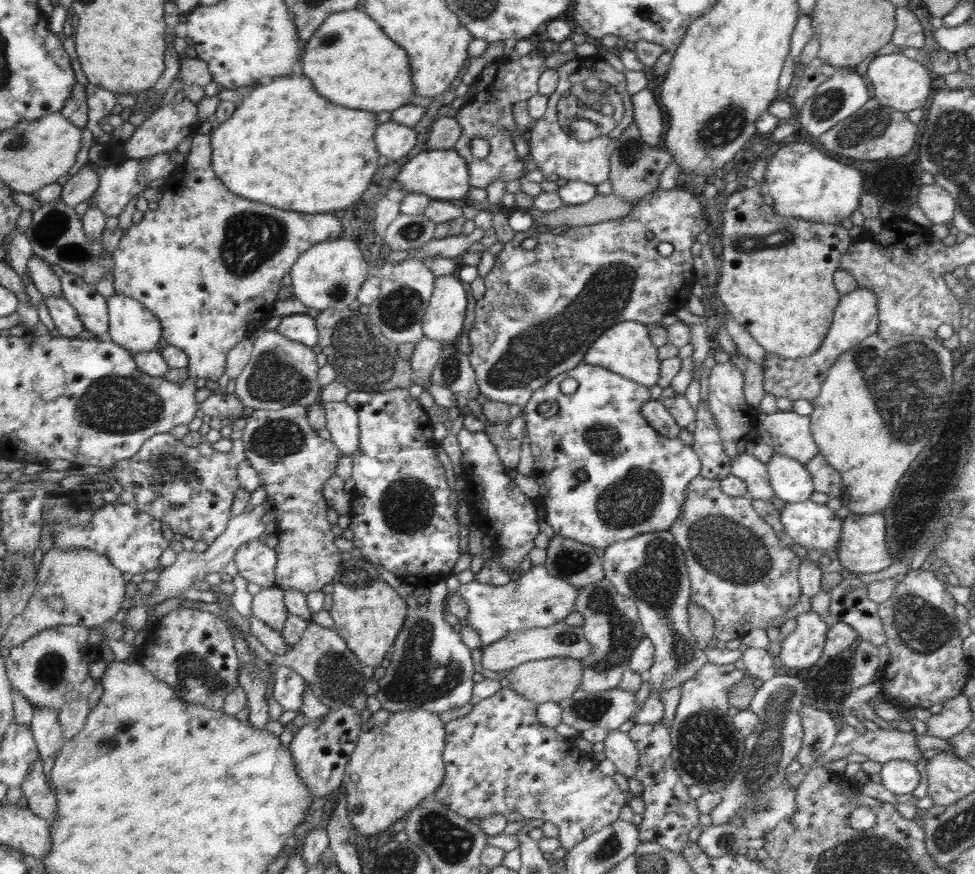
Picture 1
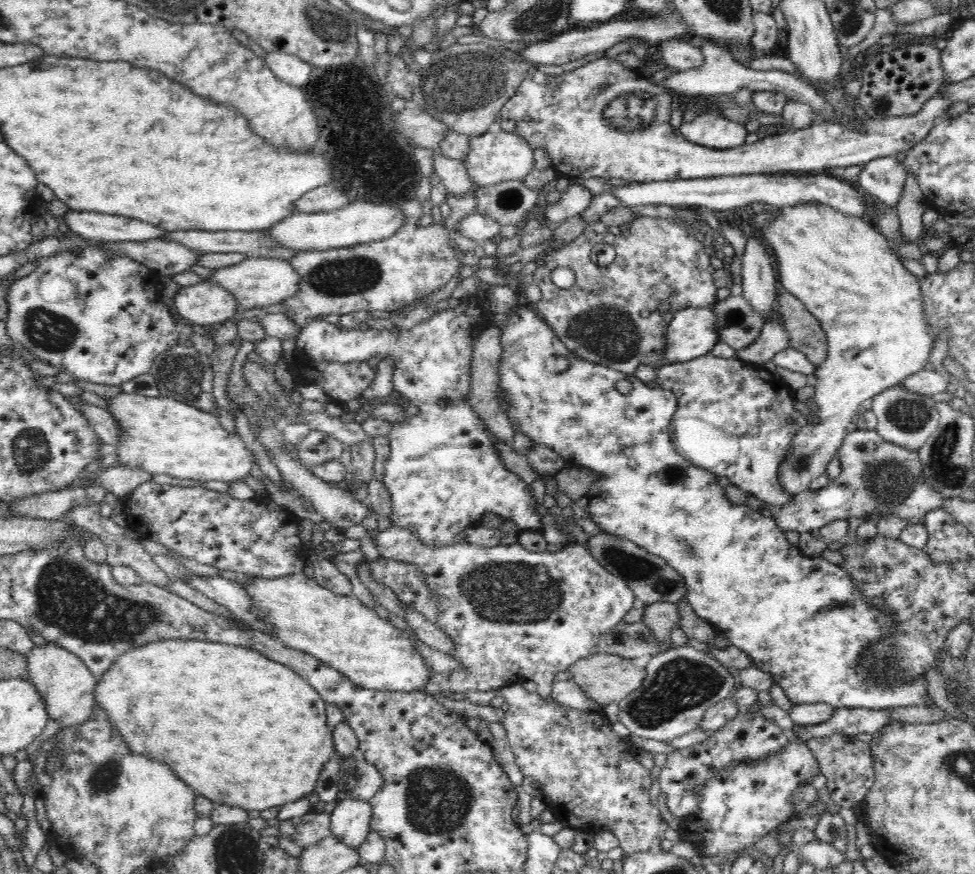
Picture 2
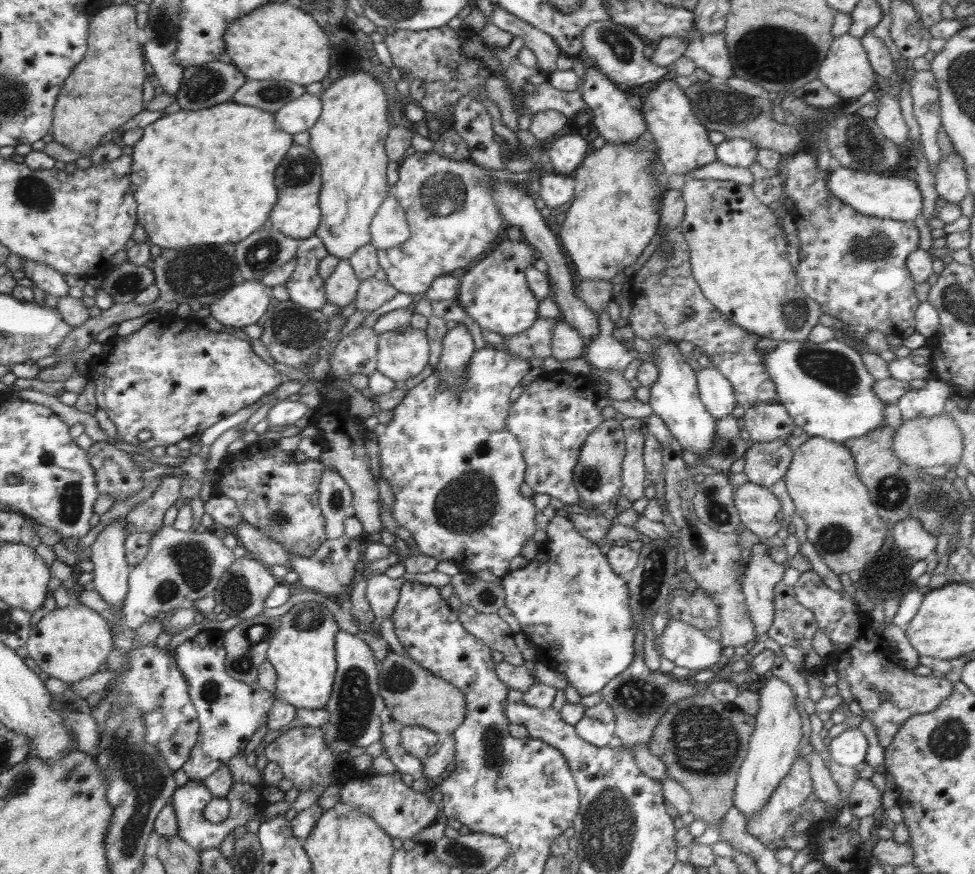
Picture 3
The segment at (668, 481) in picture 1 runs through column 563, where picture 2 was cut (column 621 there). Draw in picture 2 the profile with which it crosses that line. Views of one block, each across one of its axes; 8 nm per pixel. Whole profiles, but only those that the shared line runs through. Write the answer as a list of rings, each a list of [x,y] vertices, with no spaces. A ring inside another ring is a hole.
[[[525,301],[517,303],[507,315],[507,321],[500,327],[501,346],[503,351],[498,363],[499,388],[506,395],[505,402],[499,402],[499,405],[508,413],[509,420],[512,422],[514,431],[520,424],[520,429],[528,436],[532,444],[544,444],[552,447],[554,452],[560,453],[562,458],[566,460],[566,464],[584,467],[592,472],[599,472],[601,475],[596,477],[592,488],[588,490],[585,497],[588,498],[589,514],[592,521],[600,525],[602,532],[612,533],[612,535],[624,537],[644,548],[644,550],[660,556],[674,567],[682,577],[684,577],[684,585],[686,585],[686,598],[690,602],[690,606],[698,617],[706,619],[707,623],[719,631],[720,634],[726,635],[735,648],[742,650],[751,660],[752,665],[767,675],[771,676],[774,685],[782,687],[786,697],[790,699],[793,705],[798,704],[830,704],[836,708],[870,708],[874,710],[906,708],[907,706],[922,707],[925,705],[933,705],[934,698],[928,695],[928,686],[926,686],[925,676],[920,676],[914,680],[899,680],[900,682],[892,682],[890,686],[879,686],[873,678],[867,678],[867,672],[861,668],[859,661],[867,652],[869,643],[882,641],[891,636],[891,629],[898,629],[898,622],[894,618],[894,613],[884,611],[884,609],[876,609],[872,607],[872,603],[868,603],[868,599],[862,595],[860,588],[854,585],[852,575],[846,569],[839,565],[833,564],[826,559],[820,557],[806,556],[797,545],[790,544],[782,531],[782,527],[778,526],[776,519],[770,516],[762,515],[761,511],[754,511],[747,505],[734,505],[724,496],[725,487],[717,483],[718,476],[710,471],[698,468],[691,464],[689,460],[682,458],[674,448],[669,433],[669,425],[672,417],[676,412],[678,405],[677,396],[670,390],[664,390],[658,387],[648,387],[646,383],[640,381],[636,375],[622,374],[613,368],[594,364],[589,360],[582,360],[580,356],[570,352],[567,346],[554,334],[554,331],[546,324],[546,321],[538,316],[533,305],[529,305]],[[556,356],[565,356],[568,359],[569,366],[563,372],[555,371]],[[620,380],[628,380],[632,382],[632,390],[628,394],[623,394],[616,388],[616,382]]]

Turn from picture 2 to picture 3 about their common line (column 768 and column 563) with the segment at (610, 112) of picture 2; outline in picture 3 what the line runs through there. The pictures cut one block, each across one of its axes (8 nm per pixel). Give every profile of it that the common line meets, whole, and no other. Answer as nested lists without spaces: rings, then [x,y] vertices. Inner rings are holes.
[[[569,132],[557,135],[547,152],[556,174],[568,176],[580,167],[588,152],[590,138]]]

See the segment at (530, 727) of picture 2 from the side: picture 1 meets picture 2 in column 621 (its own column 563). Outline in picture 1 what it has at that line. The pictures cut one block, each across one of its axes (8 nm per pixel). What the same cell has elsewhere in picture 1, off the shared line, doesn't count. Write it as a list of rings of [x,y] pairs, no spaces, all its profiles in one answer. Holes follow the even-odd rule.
[[[505,686],[494,696],[481,699],[462,718],[445,723],[444,780],[429,798],[442,801],[442,804],[448,805],[448,809],[470,820],[482,820],[494,814],[506,818],[511,812],[518,812],[524,819],[538,818],[552,822],[559,828],[560,847],[569,851],[586,837],[618,819],[620,810],[633,794],[624,794],[612,777],[602,774],[594,764],[593,752],[578,738],[562,737],[555,728],[540,724],[536,717],[538,707],[536,702],[523,698]]]

